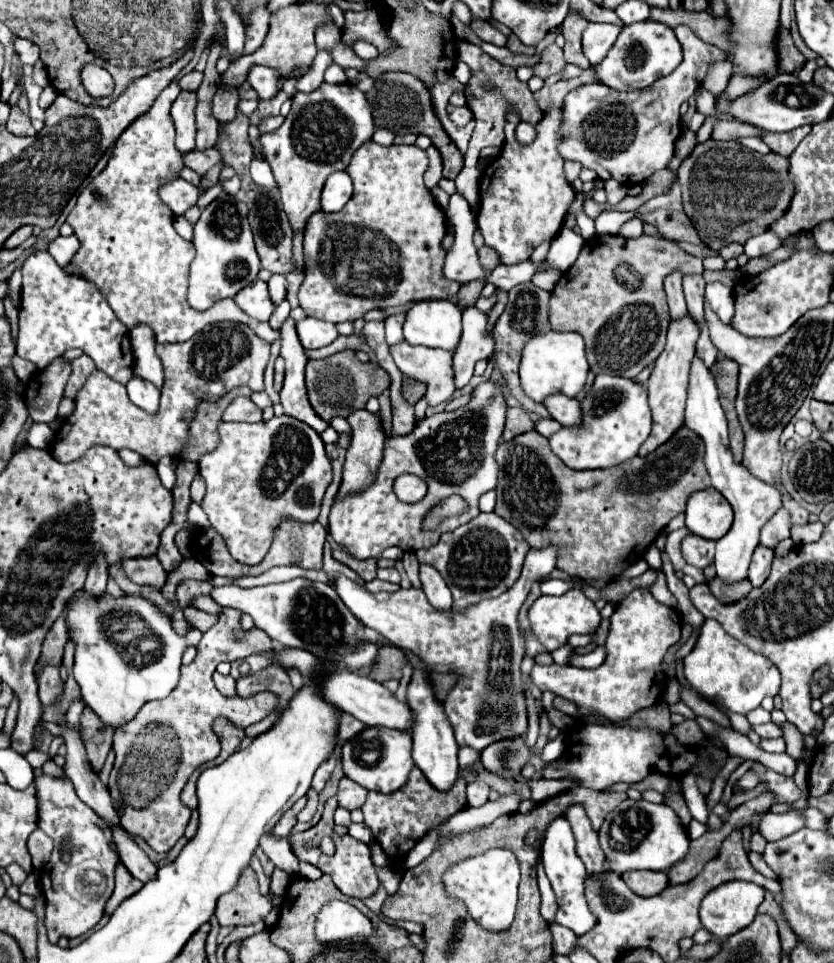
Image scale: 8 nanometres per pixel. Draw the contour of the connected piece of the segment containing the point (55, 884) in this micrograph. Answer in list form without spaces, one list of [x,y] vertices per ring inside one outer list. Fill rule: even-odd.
[[[42,774],[36,778],[36,788],[40,828],[54,840],[52,858],[40,870],[40,884],[46,896],[48,940],[56,944],[62,936],[78,938],[98,924],[104,904],[114,890],[114,870],[120,862],[120,856],[116,852],[112,830],[76,796],[76,790],[68,778],[58,780]],[[64,842],[68,842],[70,848],[70,862],[62,862],[60,856]]]

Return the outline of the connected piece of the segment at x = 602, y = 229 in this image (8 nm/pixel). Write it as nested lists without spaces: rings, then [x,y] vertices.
[[[610,210],[610,212],[602,212],[594,222],[596,222],[596,234],[618,234],[620,226],[628,220],[632,220],[638,214],[638,210],[630,210],[630,212],[618,212],[618,210]]]

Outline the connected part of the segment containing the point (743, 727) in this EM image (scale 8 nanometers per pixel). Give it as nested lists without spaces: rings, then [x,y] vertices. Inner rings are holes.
[[[719,707],[721,711],[723,711],[732,722],[734,729],[744,735],[748,735],[749,732],[753,729],[751,724],[746,720],[746,717],[737,713],[732,713],[729,710]]]

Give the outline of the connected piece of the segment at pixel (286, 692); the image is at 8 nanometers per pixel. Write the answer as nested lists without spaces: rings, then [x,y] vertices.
[[[270,664],[256,674],[242,676],[236,680],[236,692],[242,698],[264,692],[264,690],[268,690],[280,698],[280,708],[286,708],[286,704],[292,700],[292,694],[294,694],[288,674],[278,664]]]

